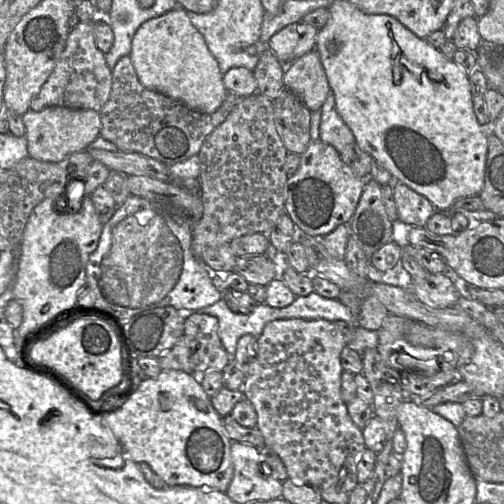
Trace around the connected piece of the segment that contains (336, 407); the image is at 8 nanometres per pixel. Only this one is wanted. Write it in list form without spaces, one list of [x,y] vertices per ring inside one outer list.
[[[278,319],[269,322],[263,328],[262,333],[256,339],[256,356],[248,366],[248,374],[242,387],[244,398],[249,400],[254,406],[257,422],[256,428],[261,432],[264,439],[264,446],[271,448],[282,460],[288,478],[295,484],[307,484],[319,489],[340,488],[350,494],[356,487],[357,463],[360,455],[366,449],[362,429],[357,427],[349,416],[347,404],[342,399],[341,375],[341,351],[346,346],[345,335],[340,331],[334,322],[327,320],[305,320],[305,319]]]

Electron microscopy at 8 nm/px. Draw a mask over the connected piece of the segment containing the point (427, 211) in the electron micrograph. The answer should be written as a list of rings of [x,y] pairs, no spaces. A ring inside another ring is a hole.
[[[402,182],[395,185],[393,193],[398,219],[405,224],[425,227],[430,217],[438,211],[427,198]]]

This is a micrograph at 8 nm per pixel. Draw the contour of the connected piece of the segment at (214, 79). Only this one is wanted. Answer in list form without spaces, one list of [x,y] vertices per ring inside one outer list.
[[[177,6],[141,24],[132,39],[130,58],[146,89],[166,95],[193,110],[210,114],[225,100],[227,90],[218,62],[182,7]]]

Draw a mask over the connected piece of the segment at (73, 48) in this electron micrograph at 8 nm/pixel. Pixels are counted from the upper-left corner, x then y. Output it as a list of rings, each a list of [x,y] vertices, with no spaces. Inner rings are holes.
[[[94,21],[79,22],[70,30],[65,48],[51,75],[32,99],[29,110],[38,112],[51,106],[71,109],[91,109],[100,112],[107,103],[112,88],[112,72],[105,54],[96,46]]]

